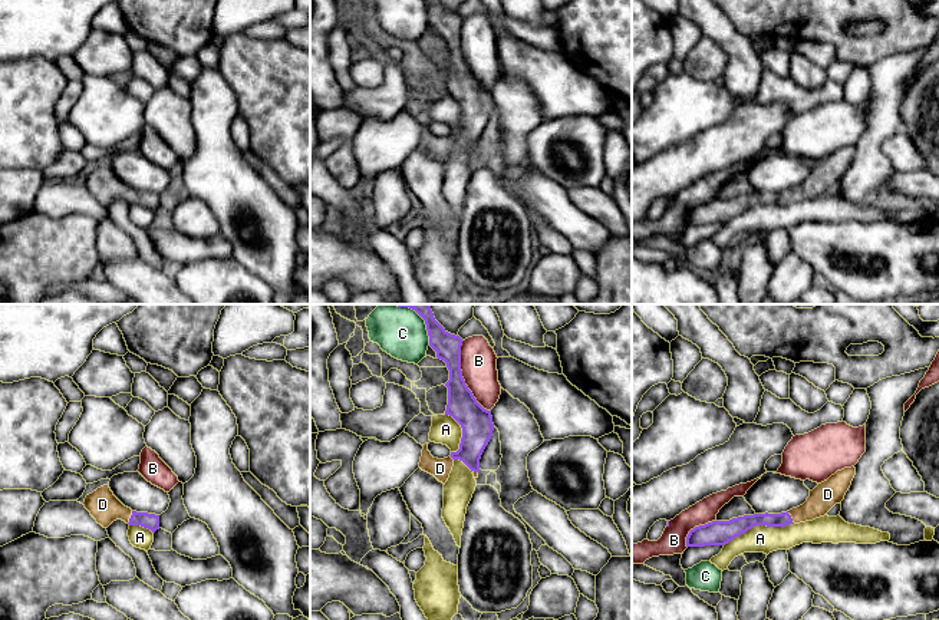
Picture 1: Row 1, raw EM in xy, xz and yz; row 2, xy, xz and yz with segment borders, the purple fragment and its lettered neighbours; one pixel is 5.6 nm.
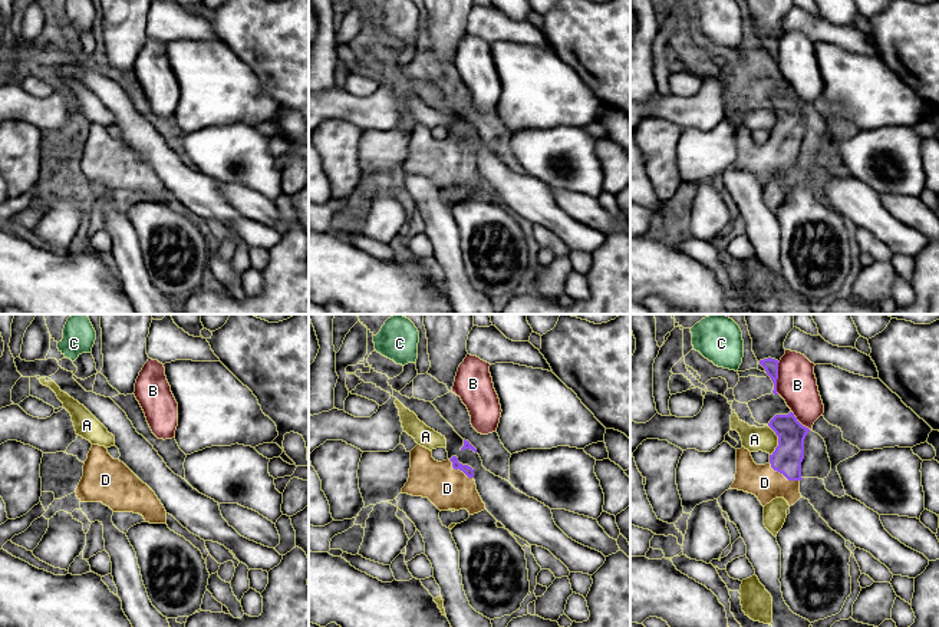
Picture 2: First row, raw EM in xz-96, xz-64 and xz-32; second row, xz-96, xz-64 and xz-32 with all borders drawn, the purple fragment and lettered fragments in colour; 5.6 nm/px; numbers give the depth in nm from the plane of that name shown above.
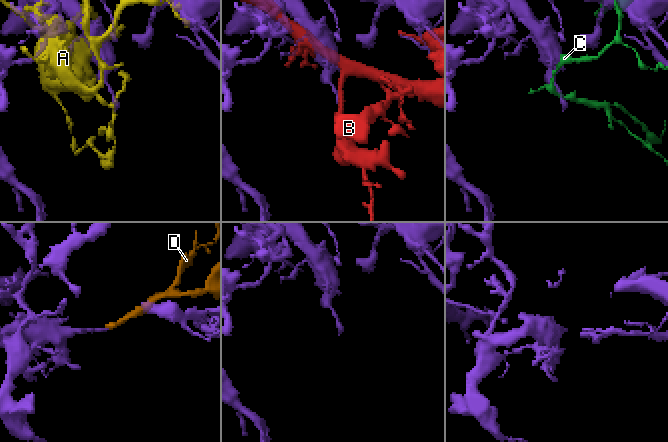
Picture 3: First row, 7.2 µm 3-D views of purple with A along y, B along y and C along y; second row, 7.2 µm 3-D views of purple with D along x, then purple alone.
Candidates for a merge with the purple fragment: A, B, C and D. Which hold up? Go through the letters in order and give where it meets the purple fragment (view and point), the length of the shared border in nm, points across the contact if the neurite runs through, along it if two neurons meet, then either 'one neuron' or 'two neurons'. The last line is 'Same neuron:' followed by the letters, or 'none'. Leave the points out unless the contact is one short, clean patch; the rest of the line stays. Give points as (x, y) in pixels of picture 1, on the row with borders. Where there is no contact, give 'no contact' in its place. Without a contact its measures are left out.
A: yz (758, 524) | 420 nm | two neurons
B: xz (463, 378) | 420 nm | two neurons
C: xz (419, 315) | 320 nm | two neurons
D: xy (131, 517) | 80 nm | across xy (151, 521), (131, 517), (106, 508), (102, 504) | one neuron
Same neuron: D

